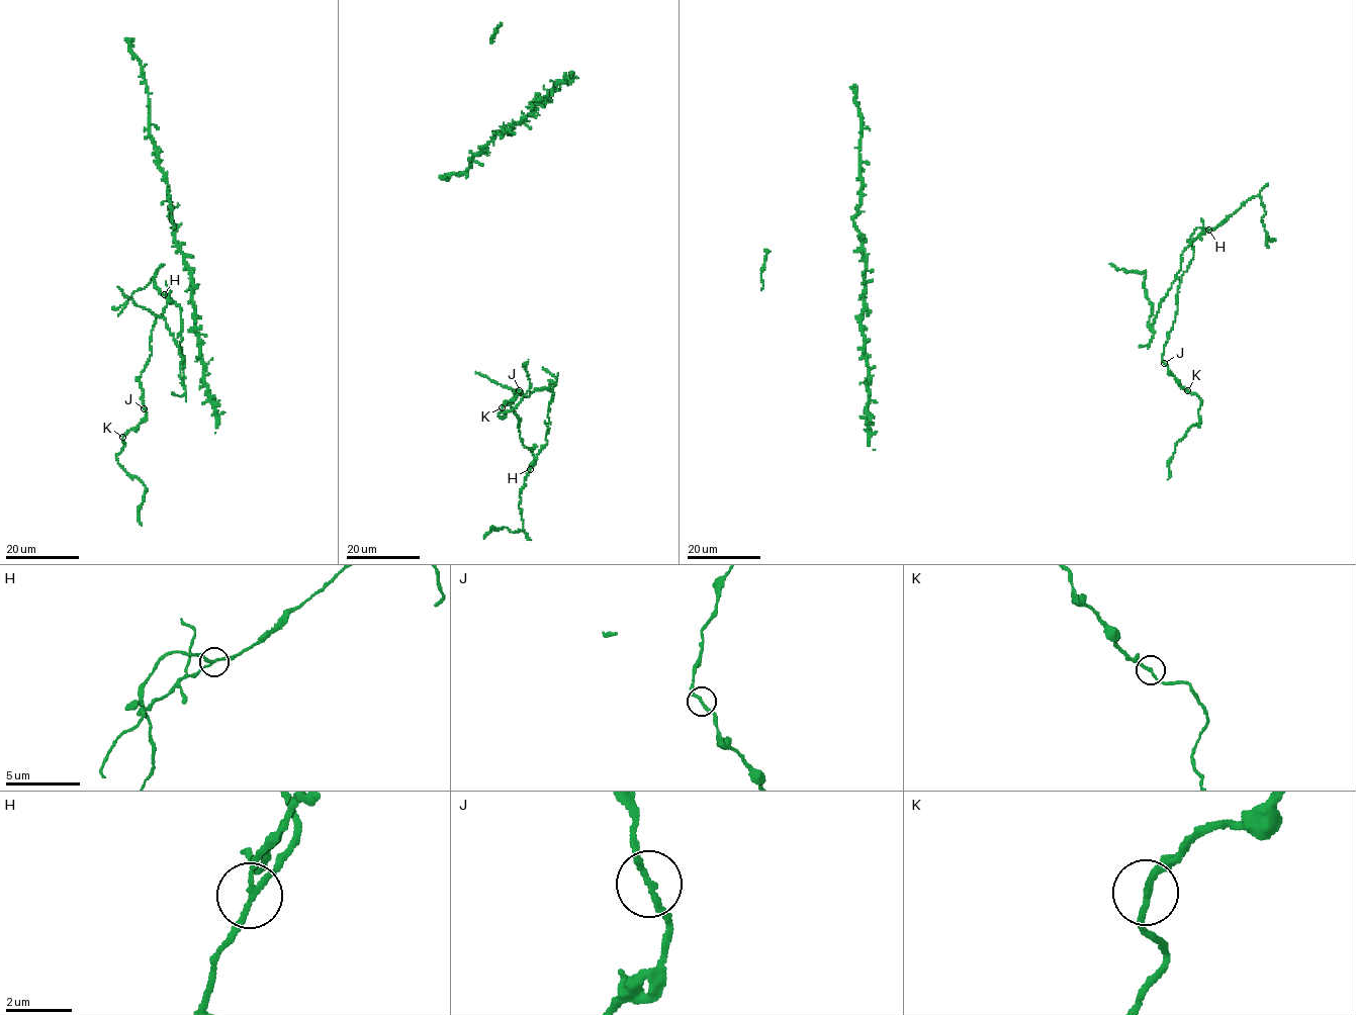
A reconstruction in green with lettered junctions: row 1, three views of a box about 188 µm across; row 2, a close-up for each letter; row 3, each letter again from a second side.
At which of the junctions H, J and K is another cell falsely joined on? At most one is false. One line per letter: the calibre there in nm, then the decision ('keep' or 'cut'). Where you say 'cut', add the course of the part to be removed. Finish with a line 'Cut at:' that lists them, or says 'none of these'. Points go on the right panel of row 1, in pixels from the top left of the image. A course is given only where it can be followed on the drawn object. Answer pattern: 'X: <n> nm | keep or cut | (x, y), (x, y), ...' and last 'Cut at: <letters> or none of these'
H: 150 nm | cut | (1209, 229), (1181, 256), (1181, 269), (1151, 326), (1146, 271), (1117, 269), (1110, 263)
J: 160 nm | keep
K: 180 nm | keep
Cut at: H

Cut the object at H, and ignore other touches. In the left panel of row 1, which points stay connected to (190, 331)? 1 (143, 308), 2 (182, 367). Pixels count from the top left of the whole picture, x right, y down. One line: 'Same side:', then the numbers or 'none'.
Same side: none

